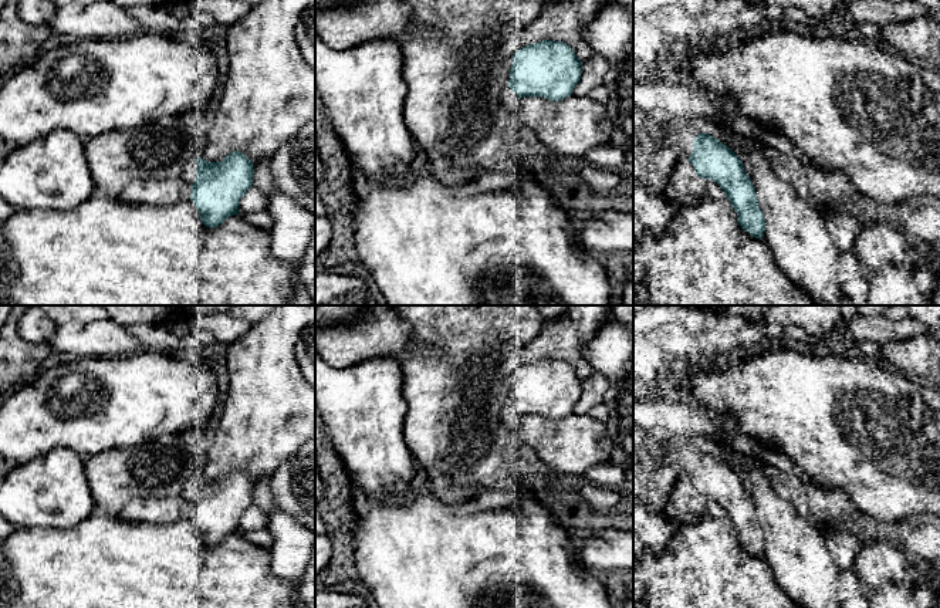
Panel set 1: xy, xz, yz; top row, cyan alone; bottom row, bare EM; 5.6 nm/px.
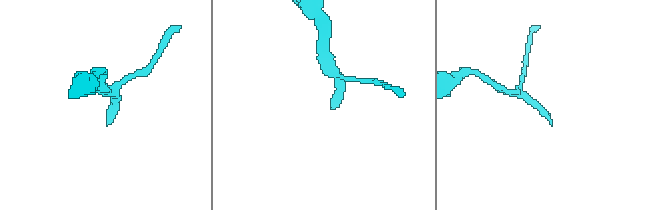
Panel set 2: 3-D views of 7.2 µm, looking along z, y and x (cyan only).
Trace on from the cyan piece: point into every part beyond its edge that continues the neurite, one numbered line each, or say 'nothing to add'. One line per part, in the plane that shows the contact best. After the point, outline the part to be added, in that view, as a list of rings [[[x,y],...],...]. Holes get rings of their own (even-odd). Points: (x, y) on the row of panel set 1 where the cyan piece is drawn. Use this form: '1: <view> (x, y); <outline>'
1: xy (189, 172); [[[196,159],[190,161],[183,172],[182,172],[182,178],[192,186],[196,180],[196,169],[197,169],[197,162]]]

